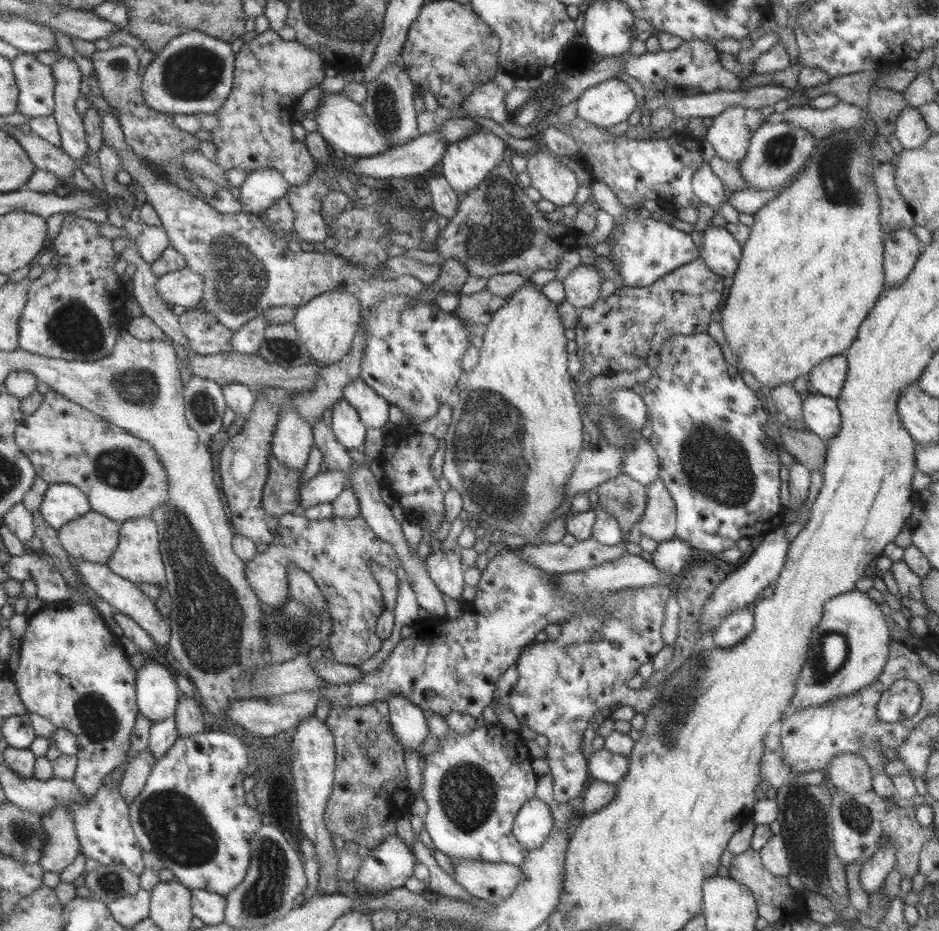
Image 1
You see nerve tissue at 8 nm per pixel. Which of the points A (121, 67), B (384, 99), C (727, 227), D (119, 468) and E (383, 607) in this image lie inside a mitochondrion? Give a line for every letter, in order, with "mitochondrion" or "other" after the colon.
A: mitochondrion
B: mitochondrion
C: other
D: mitochondrion
E: other

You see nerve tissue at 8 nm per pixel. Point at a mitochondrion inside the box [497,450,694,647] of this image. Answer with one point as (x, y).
(627, 503)

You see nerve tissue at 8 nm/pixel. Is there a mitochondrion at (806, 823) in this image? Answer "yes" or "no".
yes

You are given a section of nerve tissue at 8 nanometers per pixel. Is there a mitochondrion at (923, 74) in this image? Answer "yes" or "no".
no

